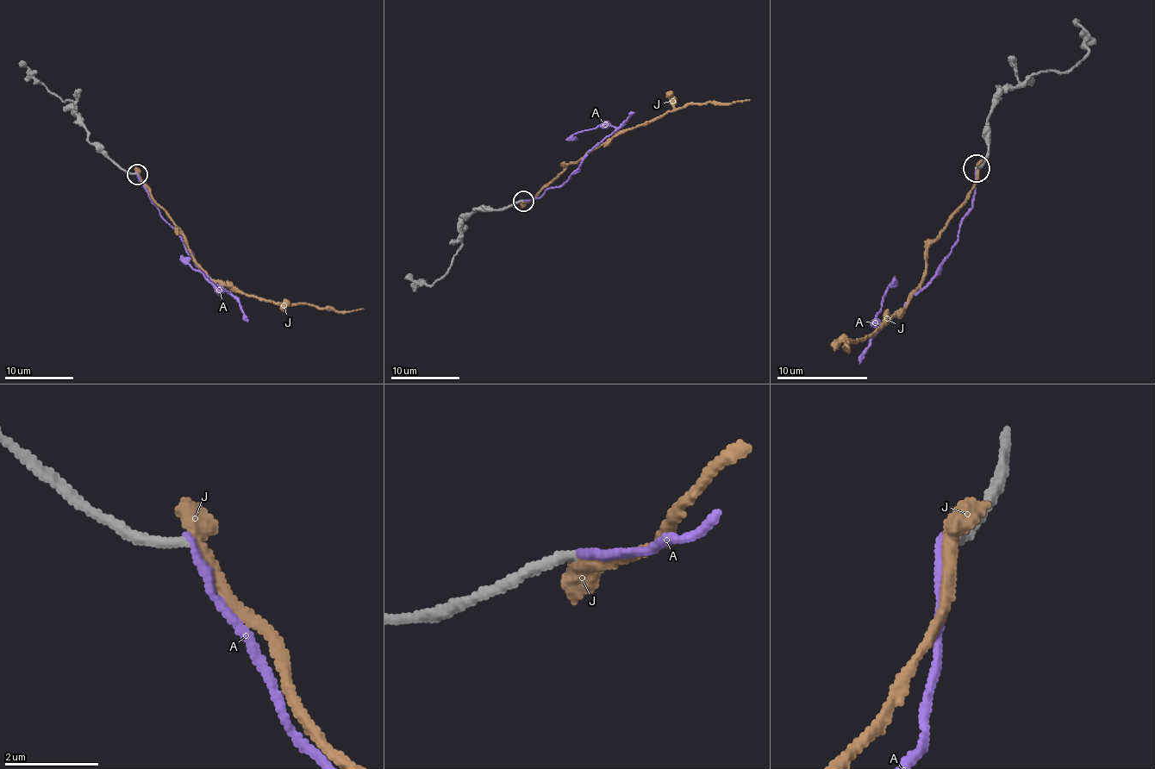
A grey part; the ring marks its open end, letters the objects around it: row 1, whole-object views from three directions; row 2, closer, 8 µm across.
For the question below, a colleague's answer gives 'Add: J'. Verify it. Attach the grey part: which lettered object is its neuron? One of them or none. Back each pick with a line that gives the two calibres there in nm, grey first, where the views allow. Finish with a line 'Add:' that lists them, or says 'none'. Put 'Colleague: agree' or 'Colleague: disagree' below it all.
J: 220/550 nm
Add: J
Colleague: agree

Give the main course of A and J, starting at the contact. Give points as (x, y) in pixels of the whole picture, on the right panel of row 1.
A: (976, 166), (973, 208), (960, 226), (958, 241), (942, 269), (880, 325), (876, 314), (885, 289), (894, 276)
J: (976, 169), (976, 184), (969, 198), (928, 248), (923, 282), (883, 328), (849, 341), (846, 350), (842, 346)

